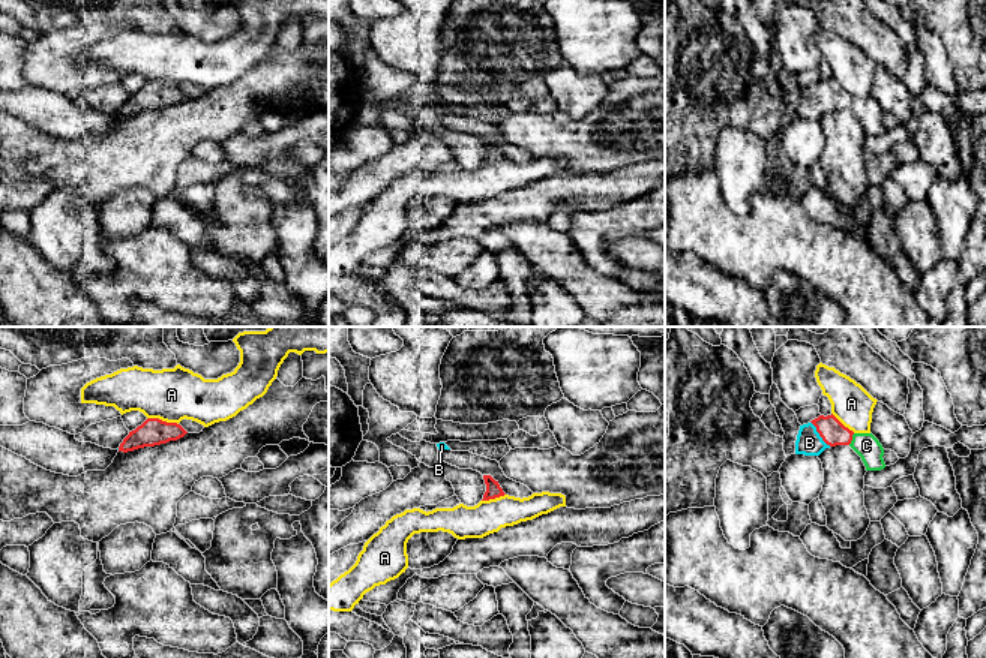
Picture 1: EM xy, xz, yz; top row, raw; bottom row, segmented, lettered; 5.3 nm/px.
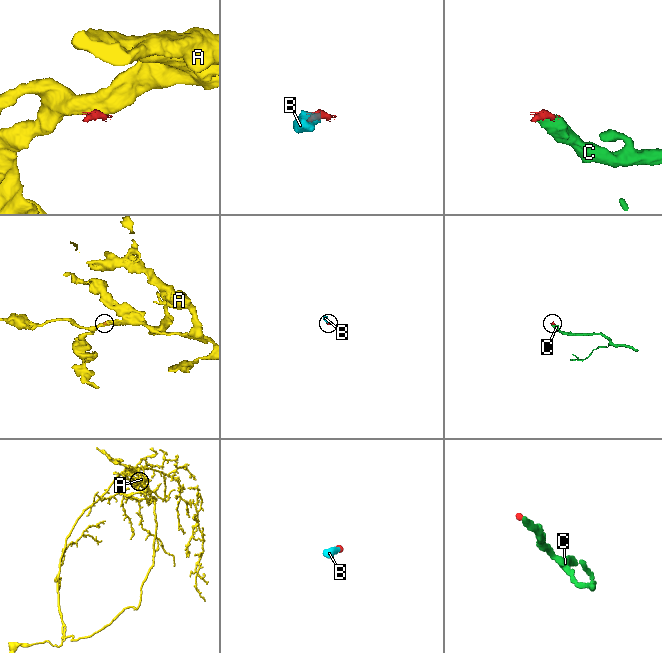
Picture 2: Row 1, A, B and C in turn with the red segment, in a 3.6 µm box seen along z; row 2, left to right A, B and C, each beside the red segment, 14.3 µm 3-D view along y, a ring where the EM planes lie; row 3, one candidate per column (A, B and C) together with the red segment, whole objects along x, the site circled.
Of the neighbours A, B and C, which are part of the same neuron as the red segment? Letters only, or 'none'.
B, C

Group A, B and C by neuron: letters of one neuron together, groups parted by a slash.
A / B C

